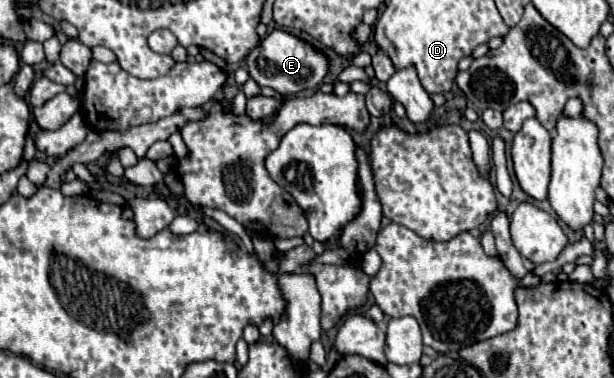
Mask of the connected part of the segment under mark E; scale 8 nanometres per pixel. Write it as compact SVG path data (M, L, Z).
M275 29L247 55L247 69L249 69L249 75L259 85L267 85L275 89L279 95L297 95L299 91L319 87L319 83L327 75L329 57L323 49L317 49L311 43L305 43L303 39L283 29Z

